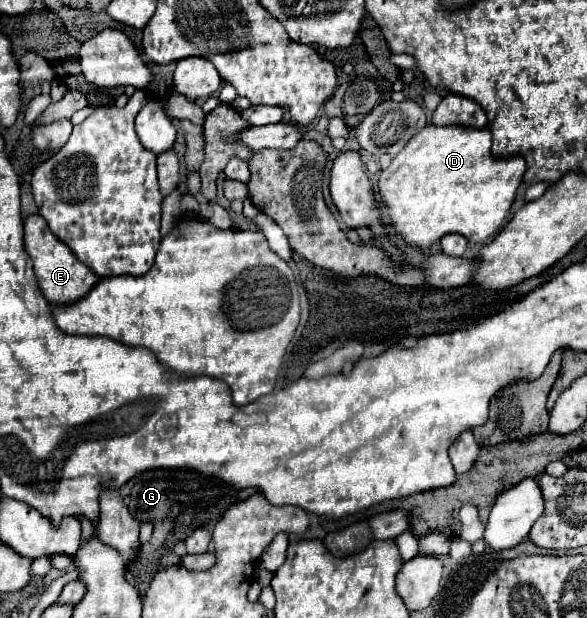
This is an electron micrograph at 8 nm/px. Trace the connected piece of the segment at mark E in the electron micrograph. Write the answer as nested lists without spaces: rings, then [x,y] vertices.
[[[31,215],[25,219],[25,249],[33,259],[39,287],[41,287],[43,295],[49,299],[49,303],[53,303],[53,305],[69,305],[69,303],[83,299],[93,289],[93,285],[99,281],[99,277],[87,265],[83,265],[71,253],[71,249],[67,245],[63,245],[47,229],[47,223],[39,215]]]

